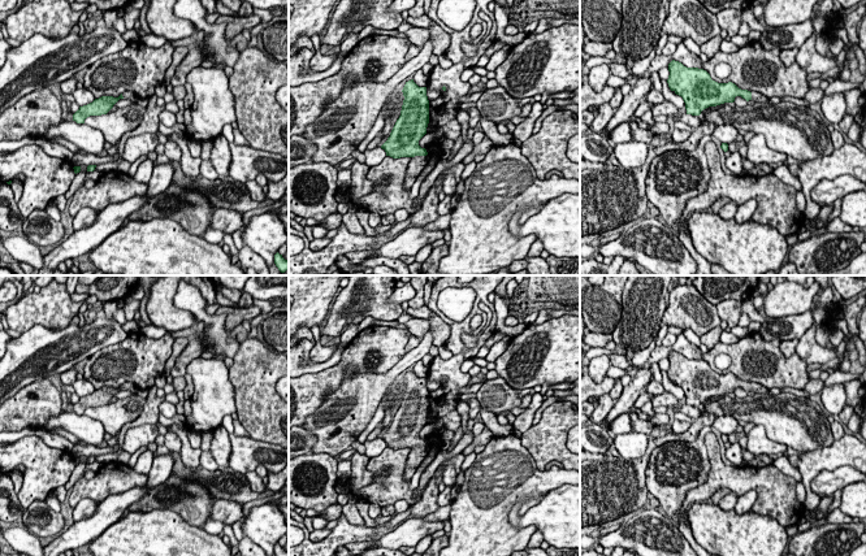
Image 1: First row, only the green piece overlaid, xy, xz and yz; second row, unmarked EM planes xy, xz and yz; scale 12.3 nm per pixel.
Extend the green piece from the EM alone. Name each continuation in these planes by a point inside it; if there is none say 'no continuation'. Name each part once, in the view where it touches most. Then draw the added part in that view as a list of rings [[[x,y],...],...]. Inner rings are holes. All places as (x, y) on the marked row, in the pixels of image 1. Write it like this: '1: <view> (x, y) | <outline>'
1: xz (418, 163) | [[[429,155],[415,156],[411,158],[406,171],[404,190],[411,190],[416,178],[420,175],[420,173],[423,171],[423,169],[426,166],[428,162],[429,162]]]

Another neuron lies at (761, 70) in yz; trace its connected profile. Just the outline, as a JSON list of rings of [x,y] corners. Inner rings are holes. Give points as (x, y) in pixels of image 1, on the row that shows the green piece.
[[[758,42],[749,43],[736,52],[724,53],[718,51],[706,62],[690,52],[684,43],[676,44],[676,51],[670,55],[655,56],[641,78],[651,78],[654,71],[668,68],[675,60],[687,68],[706,70],[711,79],[718,83],[735,83],[741,90],[759,92],[766,97],[792,96],[802,99],[809,91],[807,73],[797,62],[785,66],[779,57],[780,49],[765,49]],[[726,62],[731,66],[727,78],[718,78],[714,69],[718,64]]]

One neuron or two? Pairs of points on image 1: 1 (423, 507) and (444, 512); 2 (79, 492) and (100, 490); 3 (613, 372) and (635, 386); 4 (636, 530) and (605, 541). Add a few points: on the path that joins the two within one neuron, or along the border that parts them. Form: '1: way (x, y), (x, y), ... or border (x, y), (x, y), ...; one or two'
1: border (438, 505), (423, 517); two
2: way (85, 490), (95, 490); one
3: border (641, 369), (631, 377); two
4: way (628, 535), (613, 539); one

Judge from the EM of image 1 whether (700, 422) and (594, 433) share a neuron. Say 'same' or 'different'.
different

